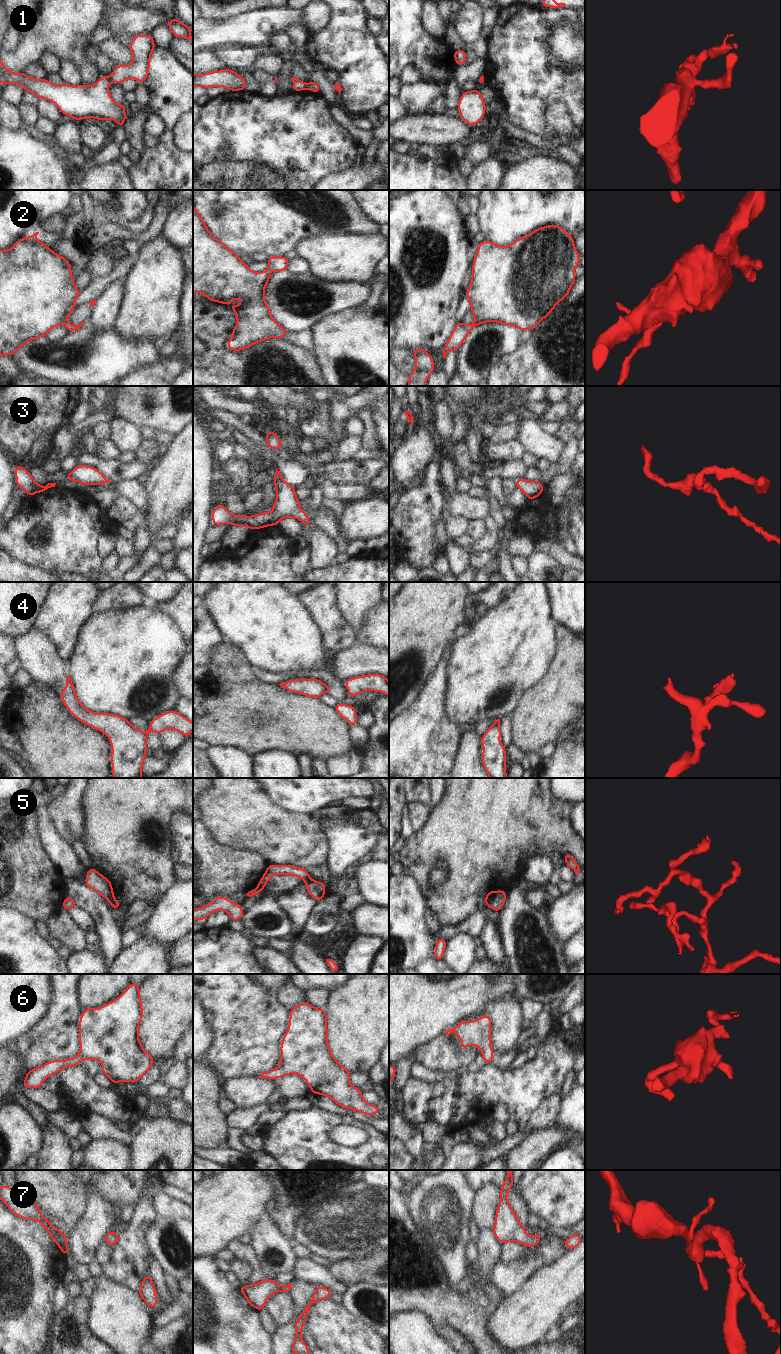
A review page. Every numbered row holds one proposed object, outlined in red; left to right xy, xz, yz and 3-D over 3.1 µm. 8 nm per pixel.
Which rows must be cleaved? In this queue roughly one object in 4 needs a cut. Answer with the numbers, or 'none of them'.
1, 4, 5

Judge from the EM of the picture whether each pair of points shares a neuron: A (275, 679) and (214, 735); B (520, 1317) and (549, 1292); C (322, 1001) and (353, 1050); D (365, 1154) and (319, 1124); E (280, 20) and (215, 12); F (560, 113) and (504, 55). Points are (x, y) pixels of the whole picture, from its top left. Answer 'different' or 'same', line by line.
A: different
B: same
C: different
D: same
E: different
F: different

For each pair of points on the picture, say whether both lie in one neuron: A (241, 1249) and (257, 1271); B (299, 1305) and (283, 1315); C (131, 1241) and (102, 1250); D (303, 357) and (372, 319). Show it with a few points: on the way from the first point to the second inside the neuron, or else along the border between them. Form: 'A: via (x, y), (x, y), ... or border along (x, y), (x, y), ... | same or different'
A: via (246, 1254), (256, 1266) | same
B: border along (287, 1292), (293, 1304), (294, 1316), (279, 1326) | different
C: border along (112, 1247), (112, 1255), (102, 1267) | different
D: border along (314, 352), (324, 374) | different

